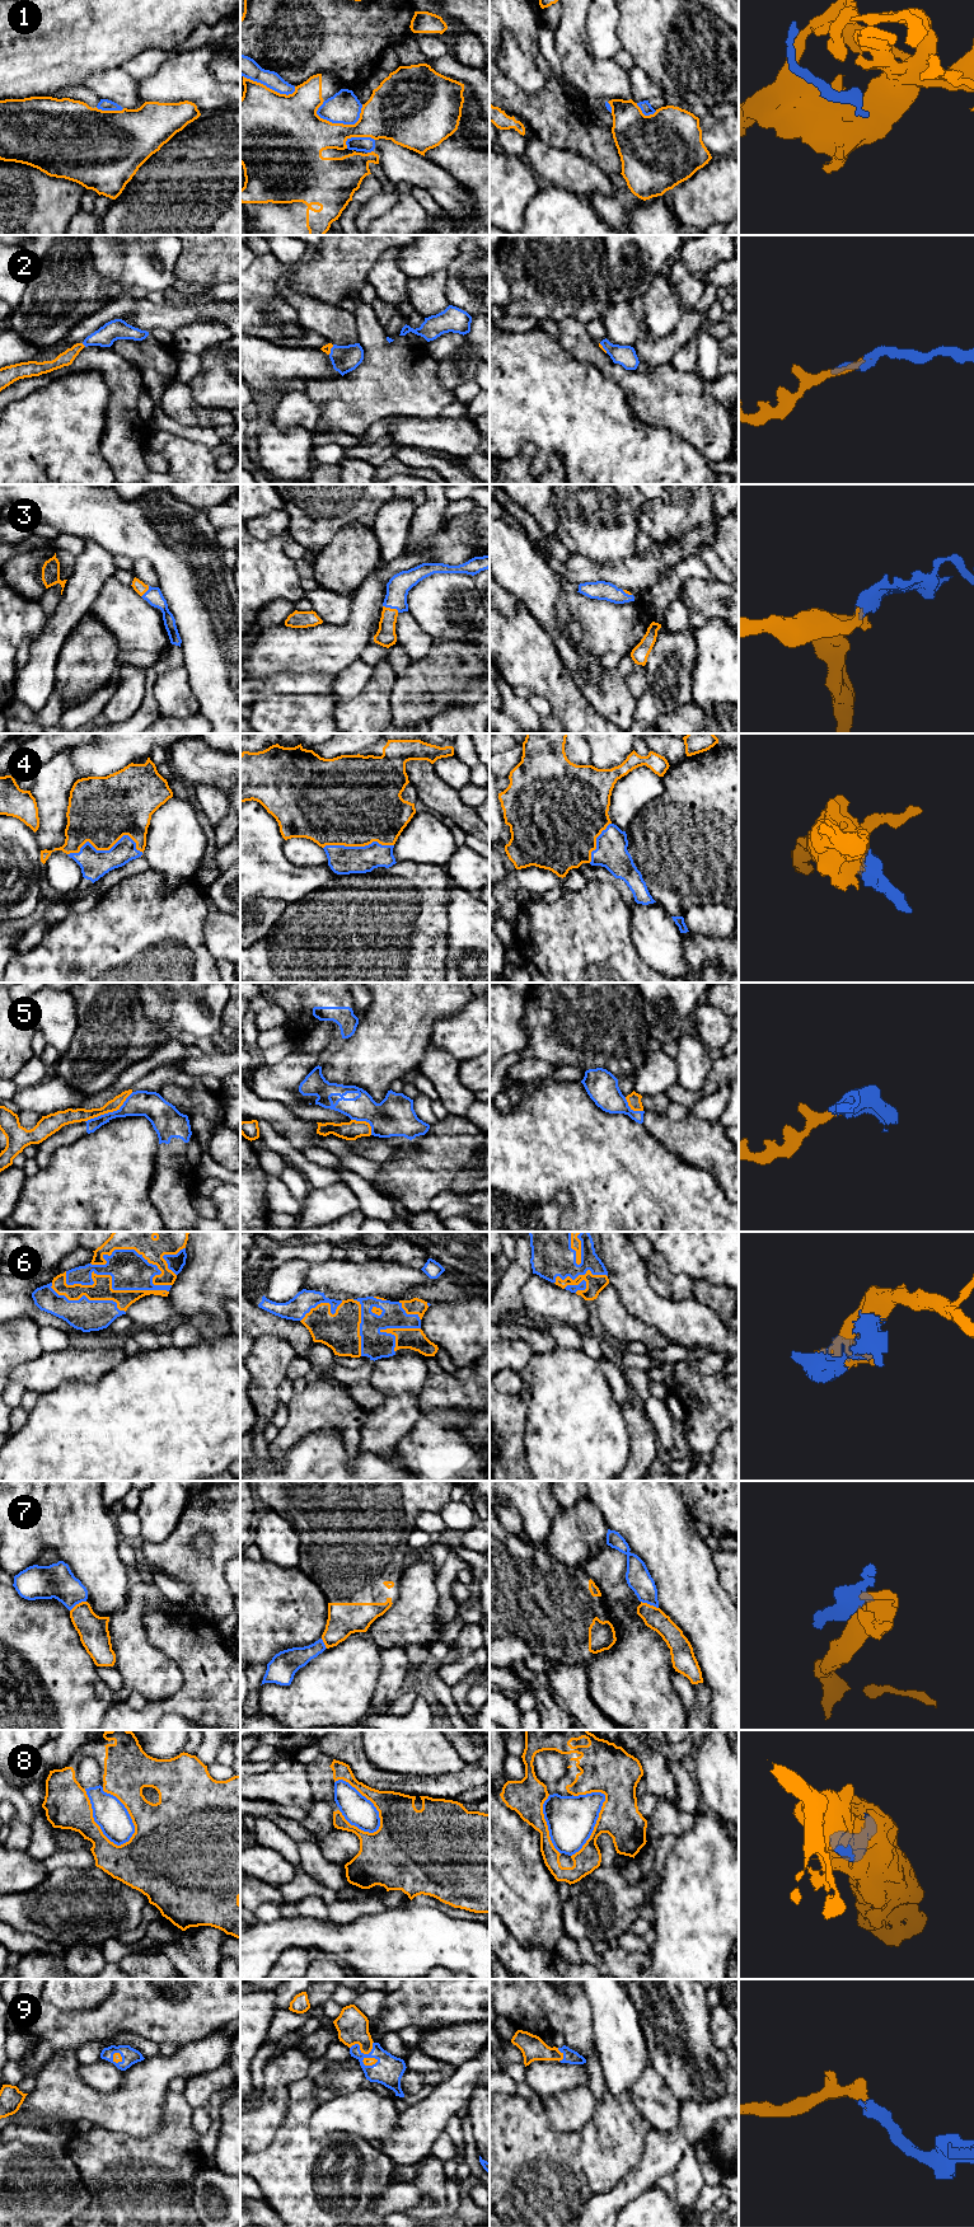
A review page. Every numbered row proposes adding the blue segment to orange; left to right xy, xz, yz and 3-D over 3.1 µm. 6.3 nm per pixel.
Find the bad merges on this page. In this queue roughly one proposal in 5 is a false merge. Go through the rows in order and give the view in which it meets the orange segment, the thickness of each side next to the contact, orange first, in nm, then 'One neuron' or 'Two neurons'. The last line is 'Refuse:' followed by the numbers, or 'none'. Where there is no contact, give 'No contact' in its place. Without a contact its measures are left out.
1: Touches orange in xz. Thickness 300 nm (orange) against 200 nm. One neuron
2: Touches orange in xy. Thickness 90 nm (orange) against 130 nm. One neuron
3: Touches orange in xz. Thickness 130 nm (orange) against 140 nm. One neuron
4: Touches orange in xy. Thickness 420 nm (orange) against 180 nm. One neuron
5: Touches orange in xy. Thickness 90 nm (orange) against 160 nm. Two neurons
6: Touches orange in xy. Thickness 130 nm (orange) against 240 nm. One neuron
7: Touches orange in yz. Thickness 140 nm (orange) against 160 nm. Two neurons
8: Touches orange in xy. Thickness 280 nm (orange) against 200 nm. Two neurons
9: Touches orange in xz. Thickness 200 nm (orange) against 190 nm. One neuron
Refuse: 5, 7, 8

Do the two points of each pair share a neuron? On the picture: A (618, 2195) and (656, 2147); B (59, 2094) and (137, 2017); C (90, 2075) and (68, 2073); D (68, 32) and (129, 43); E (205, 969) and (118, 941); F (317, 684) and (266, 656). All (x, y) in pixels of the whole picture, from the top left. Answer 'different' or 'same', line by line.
A: same
B: different
C: different
D: same
E: same
F: different

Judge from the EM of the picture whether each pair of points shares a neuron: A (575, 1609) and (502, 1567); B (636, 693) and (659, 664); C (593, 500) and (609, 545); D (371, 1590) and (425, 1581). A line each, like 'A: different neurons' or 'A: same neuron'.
A: same neuron
B: different neurons
C: same neuron
D: different neurons

